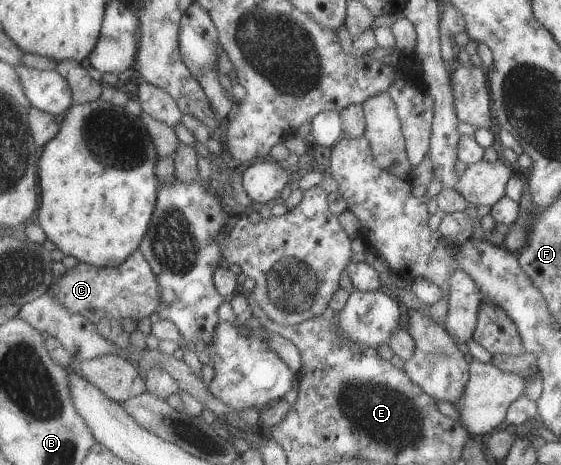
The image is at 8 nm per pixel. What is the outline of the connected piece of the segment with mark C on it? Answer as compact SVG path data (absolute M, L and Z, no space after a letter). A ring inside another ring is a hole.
M140 250L133 252L123 264L116 267L96 267L79 262L58 277L48 293L71 313L81 313L94 323L101 322L103 318L119 321L125 317L137 322L151 312L157 313L162 299L155 271Z

